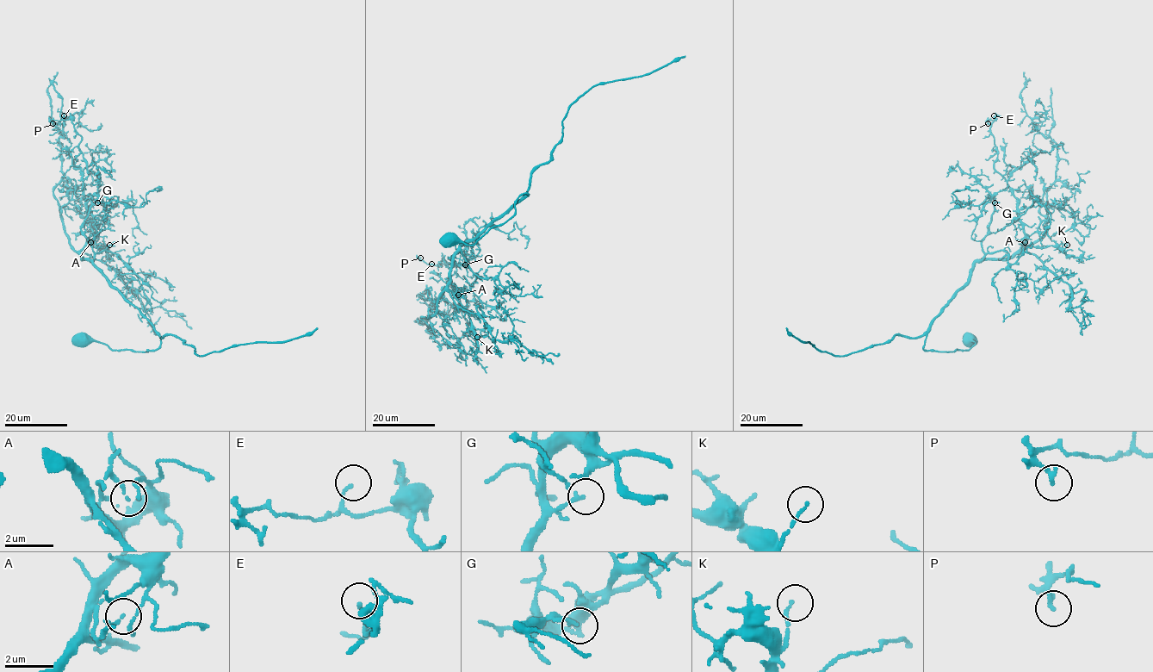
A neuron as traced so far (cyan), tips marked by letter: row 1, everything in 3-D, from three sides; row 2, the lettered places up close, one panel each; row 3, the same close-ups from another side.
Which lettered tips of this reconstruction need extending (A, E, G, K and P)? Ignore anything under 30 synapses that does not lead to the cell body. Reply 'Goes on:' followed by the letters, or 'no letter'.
Goes on: no letter

